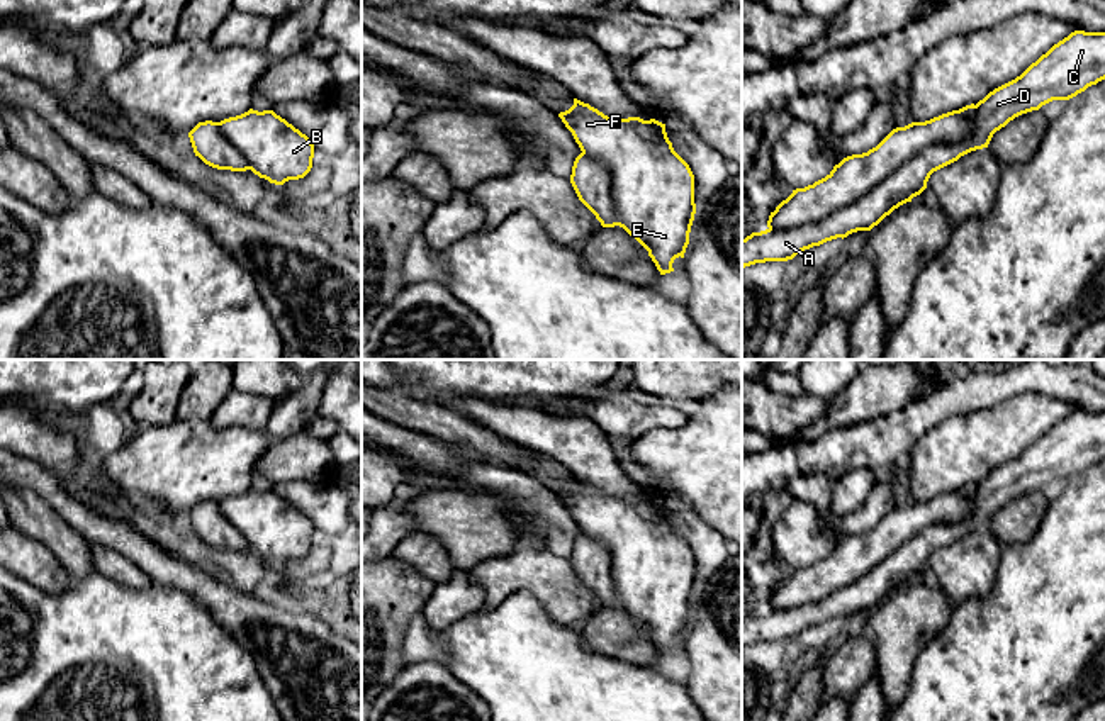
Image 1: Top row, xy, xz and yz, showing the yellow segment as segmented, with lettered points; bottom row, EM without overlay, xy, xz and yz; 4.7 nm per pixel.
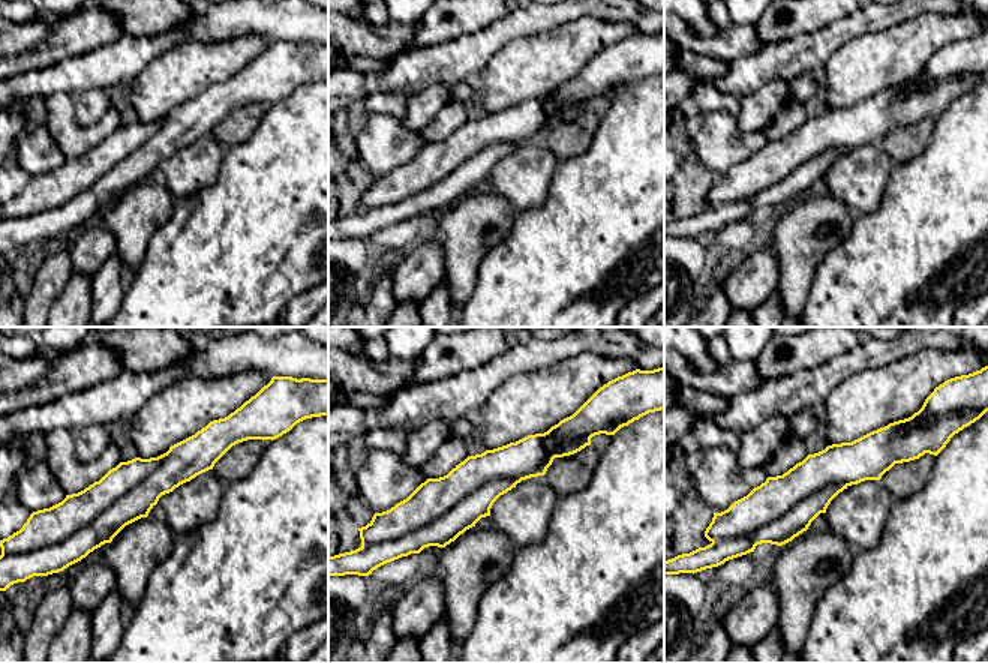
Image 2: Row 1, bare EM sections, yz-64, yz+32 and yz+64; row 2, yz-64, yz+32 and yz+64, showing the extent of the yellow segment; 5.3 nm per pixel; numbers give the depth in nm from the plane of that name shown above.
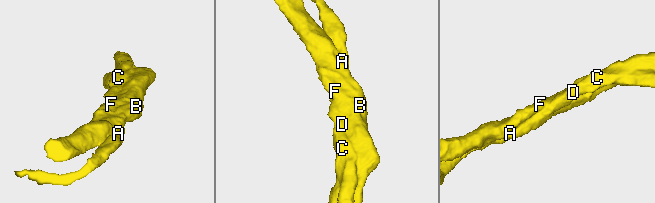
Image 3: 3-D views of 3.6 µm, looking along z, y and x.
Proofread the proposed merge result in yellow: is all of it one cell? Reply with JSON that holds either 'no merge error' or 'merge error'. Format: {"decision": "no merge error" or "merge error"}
{"decision": "no merge error"}

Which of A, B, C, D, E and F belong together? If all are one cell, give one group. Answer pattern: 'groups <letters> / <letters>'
groups A B C D E F

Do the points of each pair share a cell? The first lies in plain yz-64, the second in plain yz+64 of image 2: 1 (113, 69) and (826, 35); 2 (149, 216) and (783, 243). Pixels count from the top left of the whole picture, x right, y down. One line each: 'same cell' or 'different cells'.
1: same cell
2: same cell

